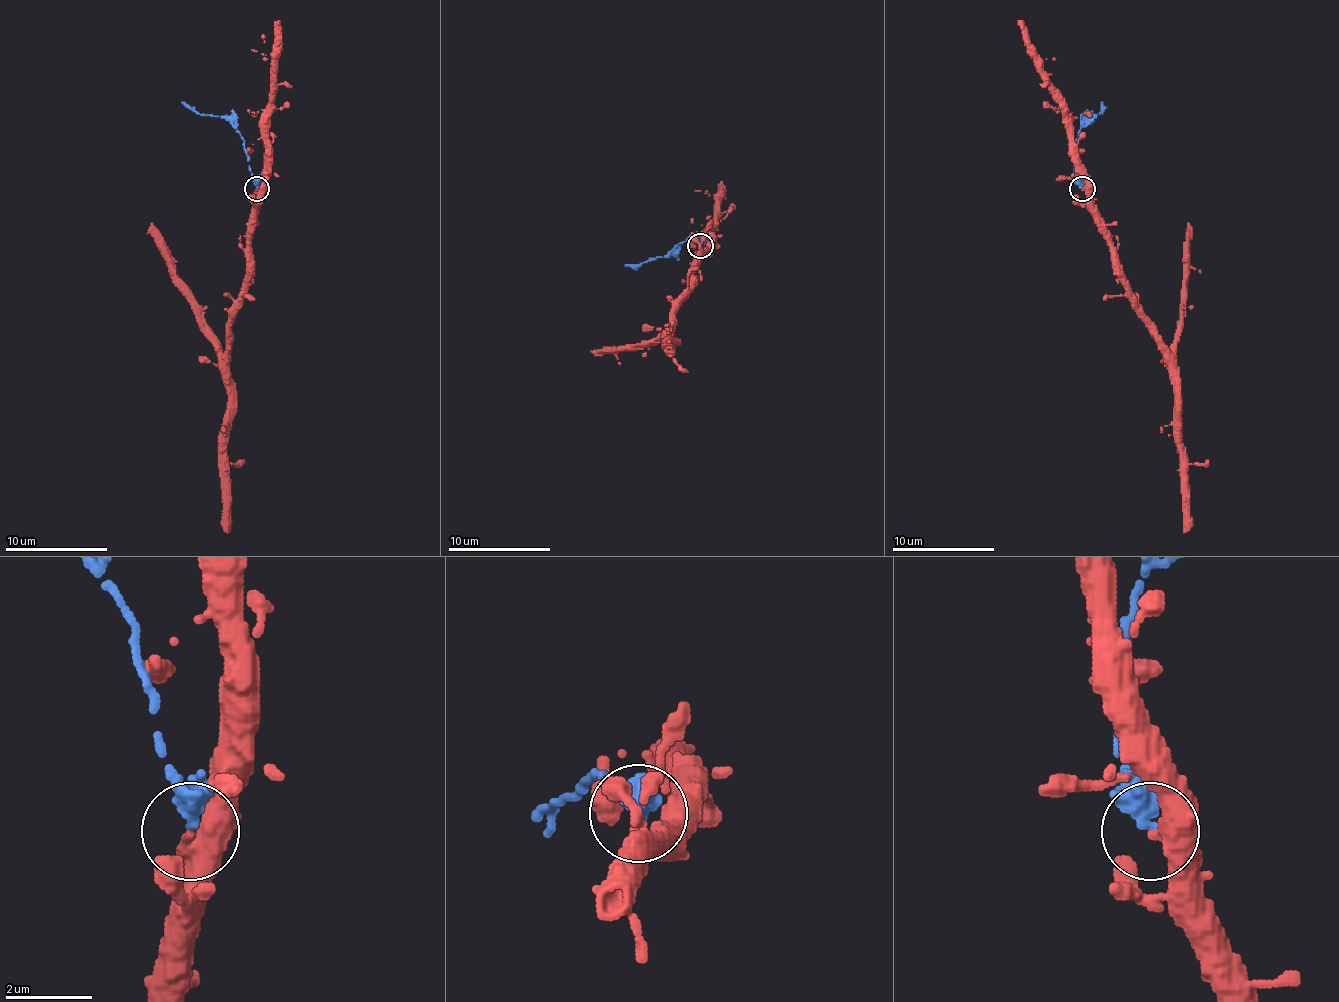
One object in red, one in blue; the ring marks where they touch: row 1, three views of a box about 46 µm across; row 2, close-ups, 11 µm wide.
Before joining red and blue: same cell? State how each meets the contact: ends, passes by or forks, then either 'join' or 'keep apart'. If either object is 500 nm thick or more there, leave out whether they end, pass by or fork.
red ends there; blue passes by; keep apart

